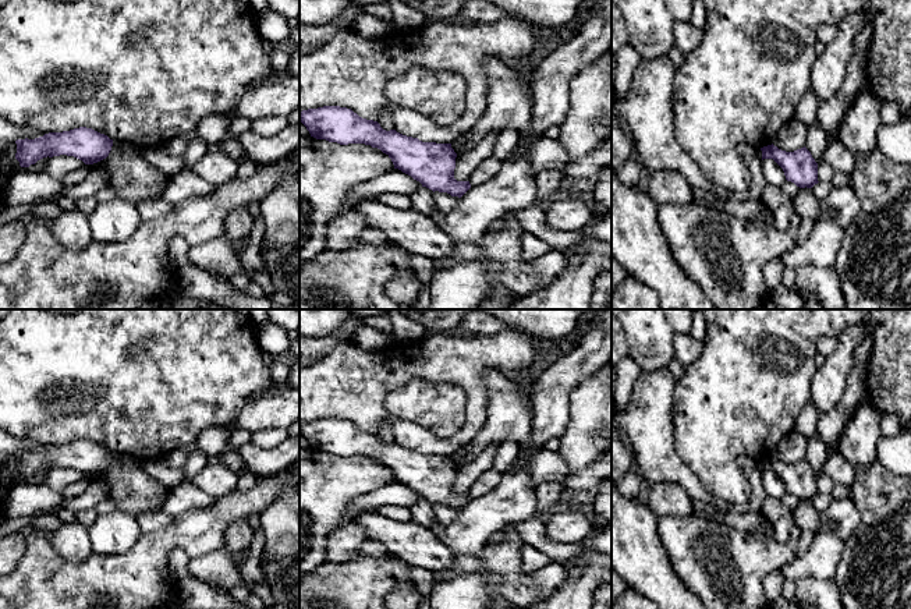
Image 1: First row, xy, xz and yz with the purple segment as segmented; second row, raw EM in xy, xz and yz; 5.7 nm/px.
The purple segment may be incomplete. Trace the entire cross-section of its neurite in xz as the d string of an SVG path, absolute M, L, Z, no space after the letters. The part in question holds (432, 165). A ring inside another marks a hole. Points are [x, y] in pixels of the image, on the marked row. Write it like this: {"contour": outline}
{"contour": "M340 106L302 110L299 121L316 139L340 145L365 144L380 149L391 159L394 169L433 192L461 198L471 188L469 181L454 178L457 153L451 144L422 142L396 130L386 131L377 121L362 118Z"}

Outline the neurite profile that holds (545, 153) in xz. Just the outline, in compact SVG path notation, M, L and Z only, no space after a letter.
M542 137L529 149L529 166L534 174L547 169L563 169L568 164L568 153L557 139Z

